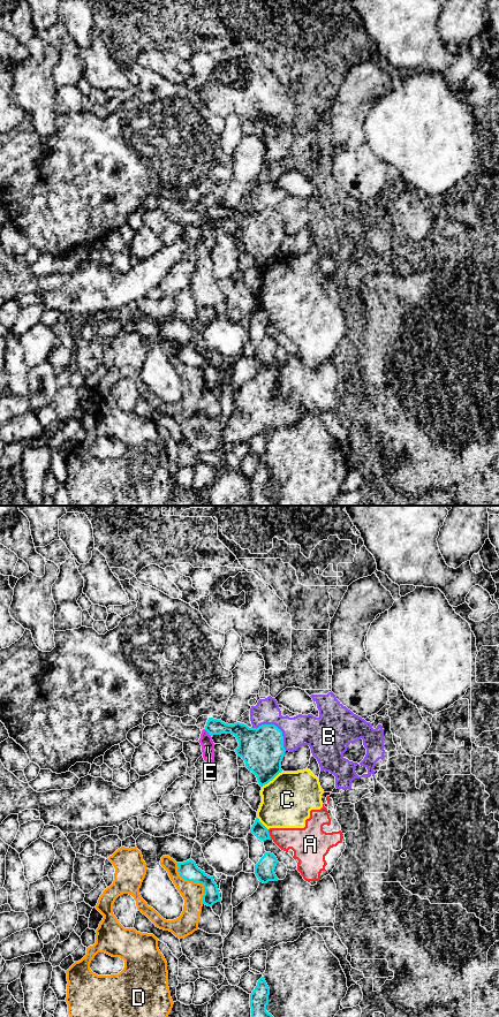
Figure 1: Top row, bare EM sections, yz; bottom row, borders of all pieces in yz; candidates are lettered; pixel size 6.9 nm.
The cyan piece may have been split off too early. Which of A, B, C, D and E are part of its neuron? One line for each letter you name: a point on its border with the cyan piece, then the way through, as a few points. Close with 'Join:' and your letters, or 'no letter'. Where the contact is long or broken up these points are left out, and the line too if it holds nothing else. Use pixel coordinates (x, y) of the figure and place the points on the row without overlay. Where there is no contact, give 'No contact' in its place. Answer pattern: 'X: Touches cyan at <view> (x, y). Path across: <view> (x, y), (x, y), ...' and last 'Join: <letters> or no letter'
Join: no letter

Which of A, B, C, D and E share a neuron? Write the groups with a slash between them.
A C / B / D / E

